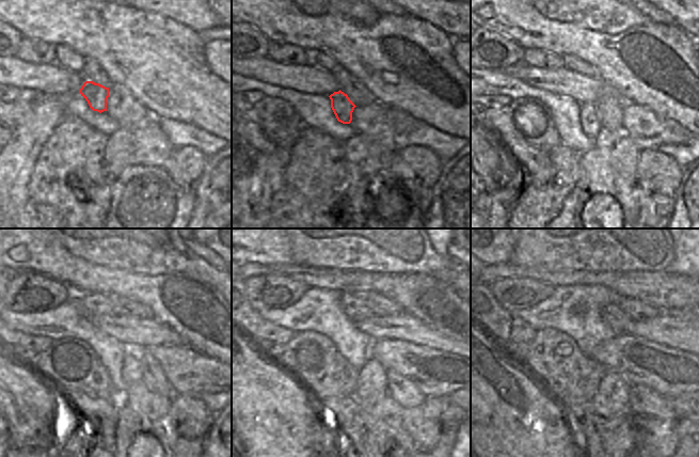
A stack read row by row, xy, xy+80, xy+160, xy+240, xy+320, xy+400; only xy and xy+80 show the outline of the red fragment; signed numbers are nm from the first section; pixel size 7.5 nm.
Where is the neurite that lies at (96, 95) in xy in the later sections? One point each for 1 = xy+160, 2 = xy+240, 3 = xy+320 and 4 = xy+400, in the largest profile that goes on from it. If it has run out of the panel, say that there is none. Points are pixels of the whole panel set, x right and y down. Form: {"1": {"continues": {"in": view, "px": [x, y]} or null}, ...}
{"1": {"continues": {"in": "xy+160", "px": [589, 119]}}, "2": {"continues": {"in": "xy+240", "px": [131, 366]}}, "3": {"continues": {"in": "xy+320", "px": [371, 384]}}, "4": {"continues": {"in": "xy+400", "px": [613, 397]}}}

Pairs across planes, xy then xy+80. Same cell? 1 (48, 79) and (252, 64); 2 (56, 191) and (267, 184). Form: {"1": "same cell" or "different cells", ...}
{"1": "same cell", "2": "different cells"}

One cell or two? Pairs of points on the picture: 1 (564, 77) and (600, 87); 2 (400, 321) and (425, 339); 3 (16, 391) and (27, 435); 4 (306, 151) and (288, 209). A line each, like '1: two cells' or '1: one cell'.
1: one cell
2: one cell
3: one cell
4: one cell

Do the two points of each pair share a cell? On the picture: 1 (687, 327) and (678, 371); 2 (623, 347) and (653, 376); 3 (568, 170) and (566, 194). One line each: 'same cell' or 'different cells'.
1: different cells
2: same cell
3: same cell

